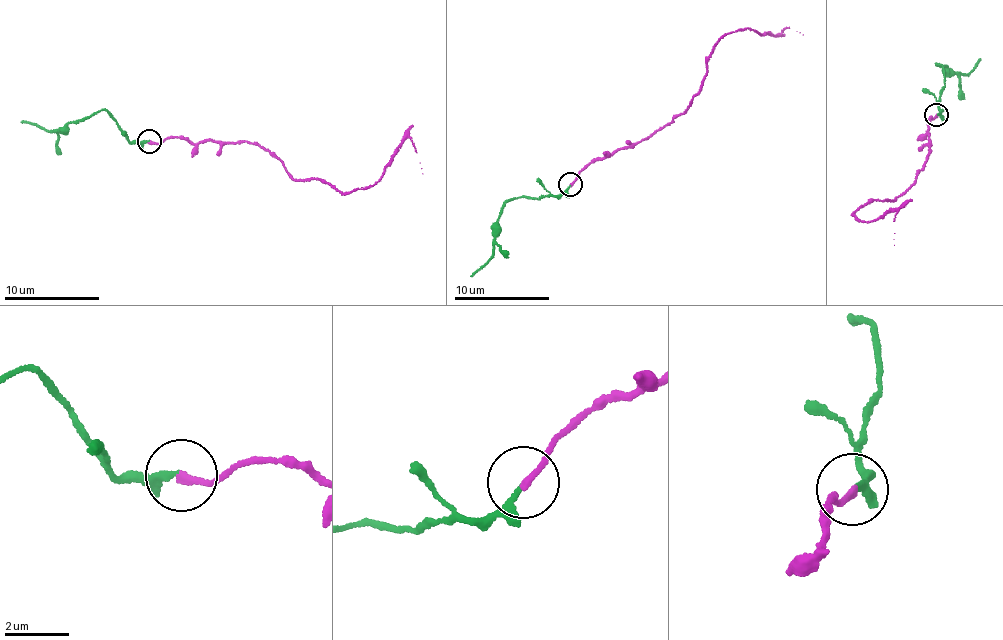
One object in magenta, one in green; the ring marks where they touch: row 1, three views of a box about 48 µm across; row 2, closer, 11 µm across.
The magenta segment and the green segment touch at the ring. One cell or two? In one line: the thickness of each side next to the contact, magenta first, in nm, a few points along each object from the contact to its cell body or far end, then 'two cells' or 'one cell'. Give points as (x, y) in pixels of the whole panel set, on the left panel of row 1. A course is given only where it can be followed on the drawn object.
calibres 200 and 130 nm; course magenta (149, 141), (244, 141), (272, 153), (292, 179), (319, 178), (344, 191), (380, 181), (407, 138), (423, 174); course green (149, 141), (130, 142), (115, 118), (105, 110), (94, 111), (63, 129), (50, 131), (21, 120); one cell

